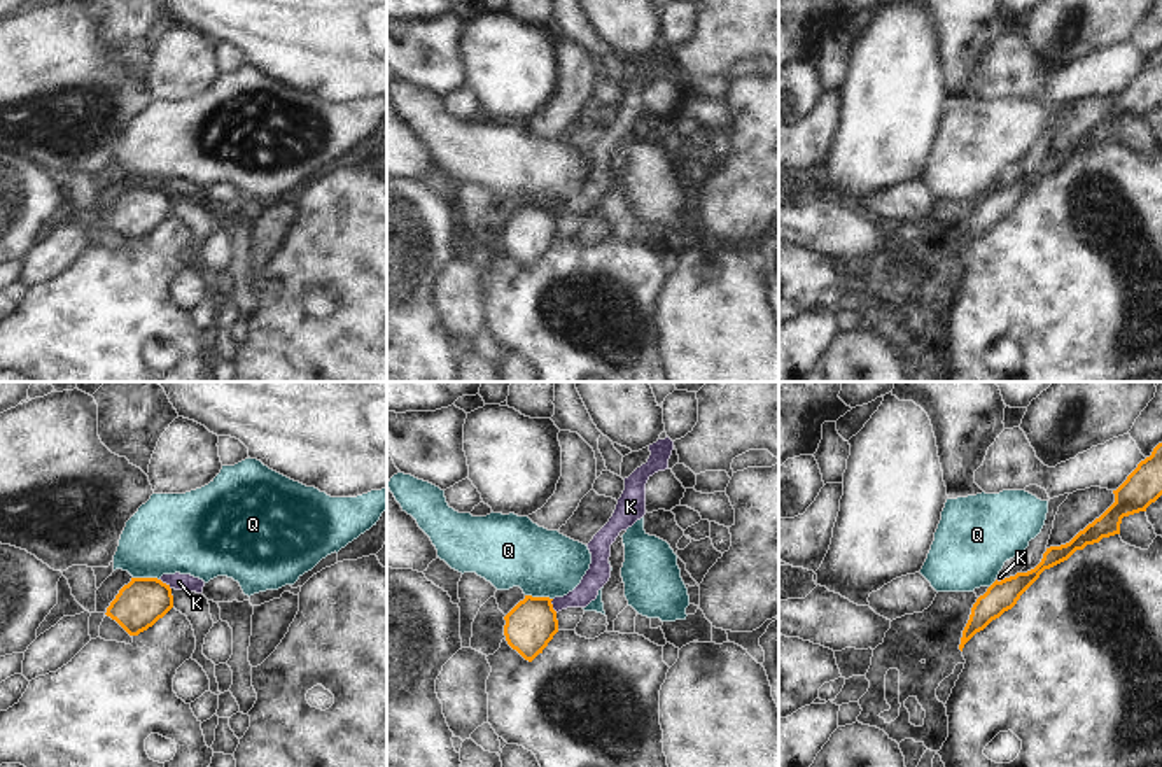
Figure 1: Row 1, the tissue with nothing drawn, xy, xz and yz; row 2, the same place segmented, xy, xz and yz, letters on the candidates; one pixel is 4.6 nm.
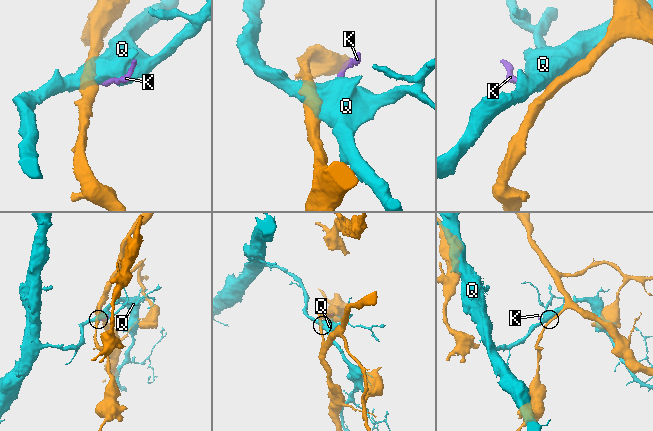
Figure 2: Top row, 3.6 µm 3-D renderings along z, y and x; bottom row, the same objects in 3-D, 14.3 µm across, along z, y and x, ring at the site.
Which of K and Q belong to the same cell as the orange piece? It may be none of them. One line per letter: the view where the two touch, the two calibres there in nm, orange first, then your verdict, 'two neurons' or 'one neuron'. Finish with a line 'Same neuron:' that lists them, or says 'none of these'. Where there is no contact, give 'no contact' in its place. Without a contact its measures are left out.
K: xy | 220/80 nm | two neurons
Q: xz | 220/320 nm | two neurons
Same neuron: none of these

